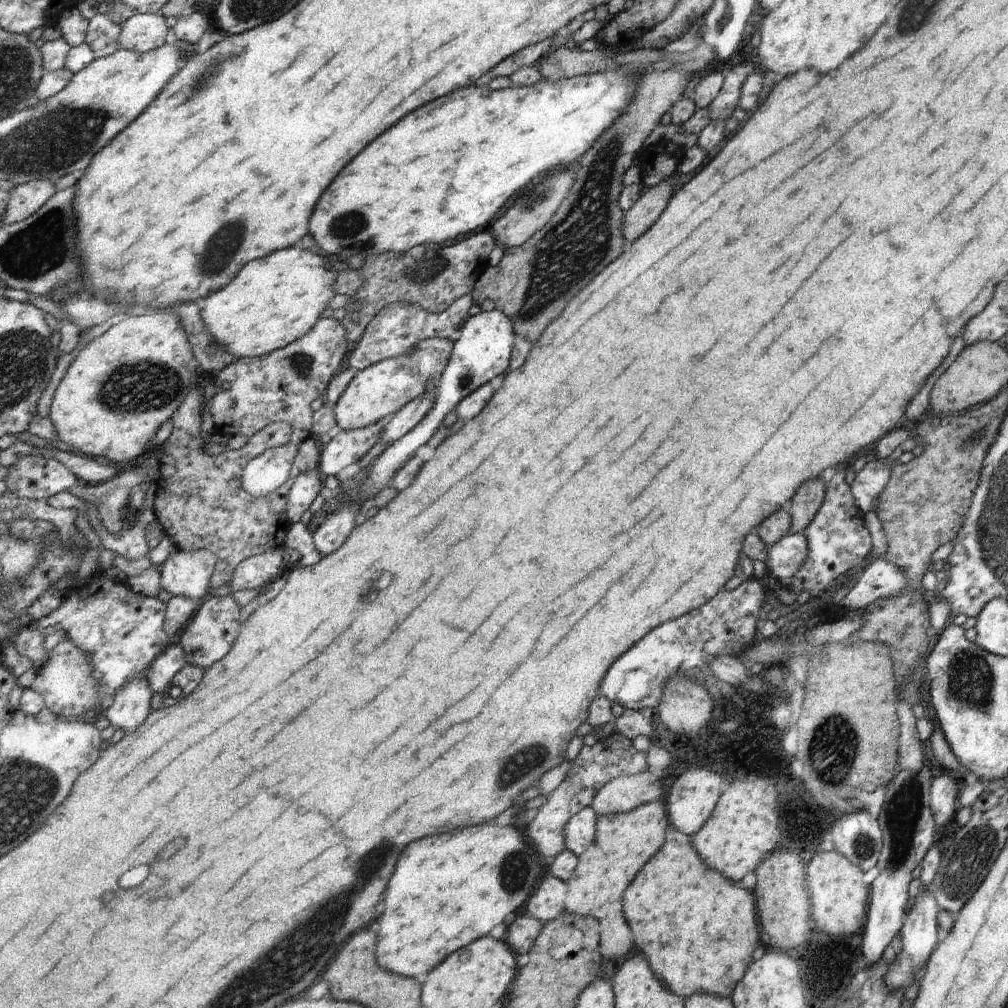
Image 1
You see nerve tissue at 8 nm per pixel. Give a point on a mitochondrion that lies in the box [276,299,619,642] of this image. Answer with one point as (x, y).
(299, 364)

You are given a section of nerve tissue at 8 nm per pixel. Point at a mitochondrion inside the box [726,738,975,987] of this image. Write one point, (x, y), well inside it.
(903, 812)

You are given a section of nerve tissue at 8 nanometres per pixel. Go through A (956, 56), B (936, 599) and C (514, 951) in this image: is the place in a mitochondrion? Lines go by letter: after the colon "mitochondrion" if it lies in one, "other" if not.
A: other
B: other
C: other

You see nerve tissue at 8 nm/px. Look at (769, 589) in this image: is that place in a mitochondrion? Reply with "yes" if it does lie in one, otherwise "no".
no

